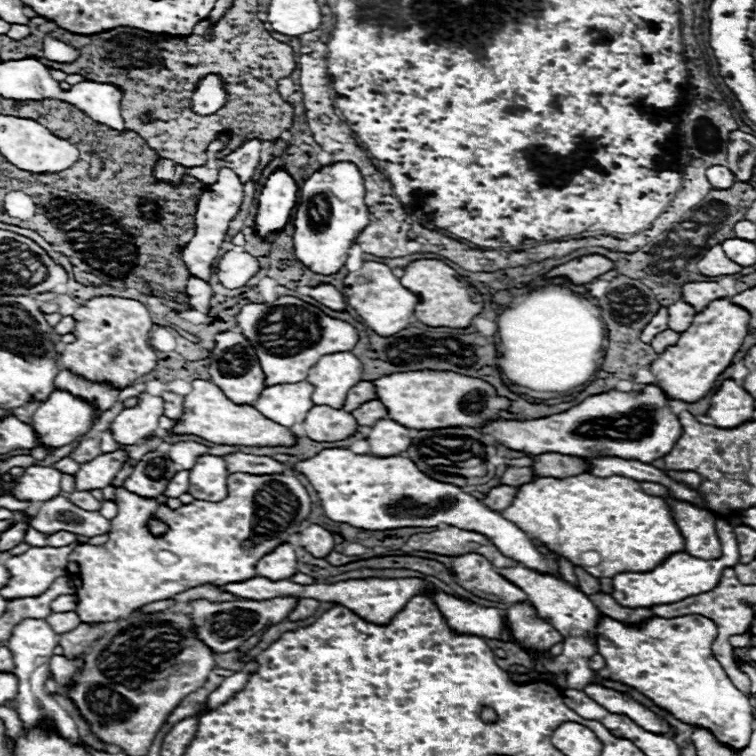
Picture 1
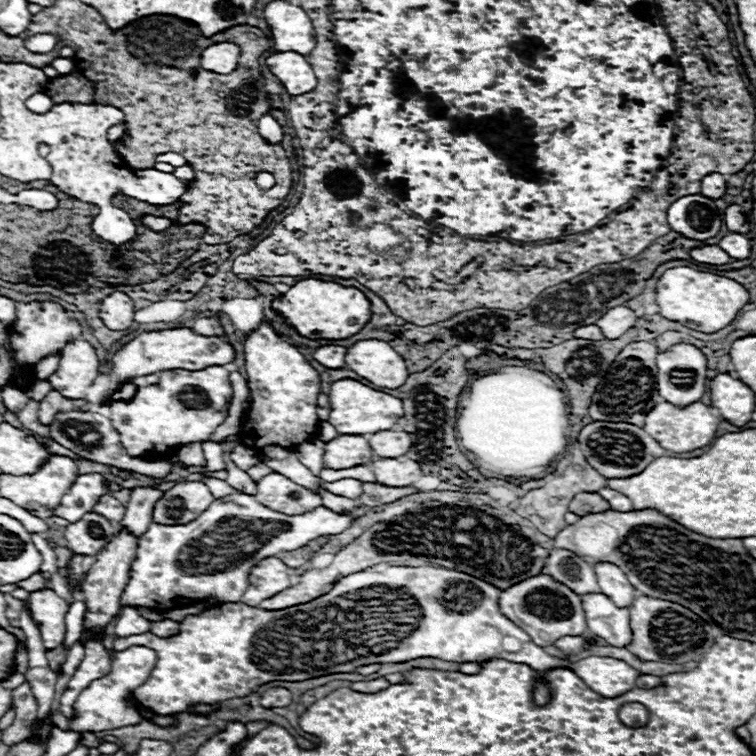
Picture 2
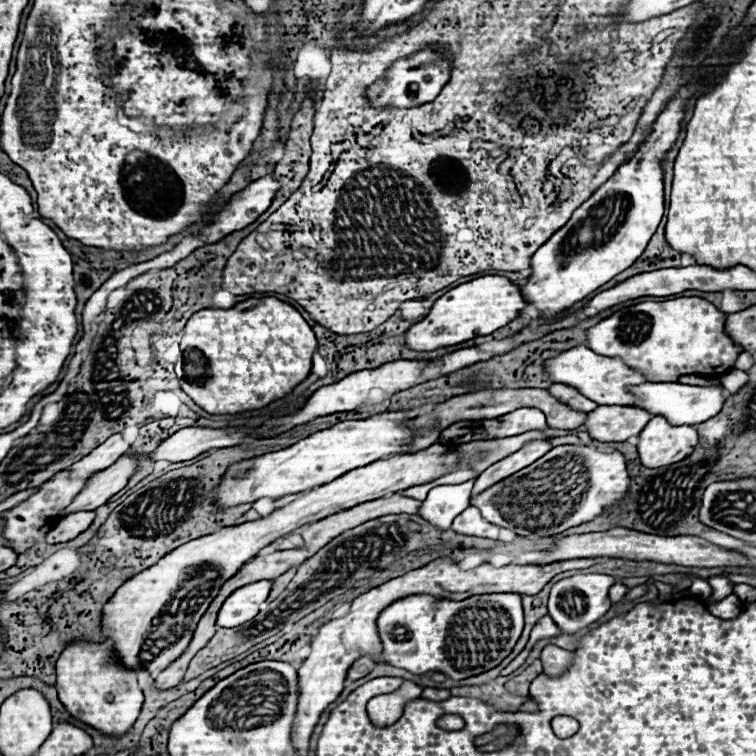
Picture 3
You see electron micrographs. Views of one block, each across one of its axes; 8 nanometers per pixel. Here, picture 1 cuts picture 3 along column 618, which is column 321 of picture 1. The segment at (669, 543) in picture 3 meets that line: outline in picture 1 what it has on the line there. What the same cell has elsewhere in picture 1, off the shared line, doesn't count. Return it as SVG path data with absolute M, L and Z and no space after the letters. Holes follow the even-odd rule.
M310 524L300 532L300 546L314 558L326 558L334 550L334 538L318 524Z

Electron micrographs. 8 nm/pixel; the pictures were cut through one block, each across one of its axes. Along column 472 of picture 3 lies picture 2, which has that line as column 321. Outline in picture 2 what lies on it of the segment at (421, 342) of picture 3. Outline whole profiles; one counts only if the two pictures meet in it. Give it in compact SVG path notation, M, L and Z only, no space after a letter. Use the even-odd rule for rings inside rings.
M306 278L294 284L286 294L282 294L278 300L274 300L272 308L288 322L292 324L302 336L318 340L344 340L352 334L358 334L368 320L372 318L370 312L370 300L354 286L342 286L336 282Z

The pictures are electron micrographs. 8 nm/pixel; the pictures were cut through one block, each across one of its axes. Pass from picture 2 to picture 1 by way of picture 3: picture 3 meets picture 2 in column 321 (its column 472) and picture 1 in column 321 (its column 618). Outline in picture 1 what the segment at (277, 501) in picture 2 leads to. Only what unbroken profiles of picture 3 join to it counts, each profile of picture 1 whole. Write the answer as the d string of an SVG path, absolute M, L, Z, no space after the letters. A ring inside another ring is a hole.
M344 448L324 450L312 460L304 460L296 466L322 500L326 516L334 522L348 522L364 530L392 530L414 526L456 526L460 530L472 530L484 534L504 556L516 558L522 566L540 574L558 576L558 562L544 554L514 522L498 512L486 508L480 500L460 492L460 488L428 478L416 468L410 458L404 456L358 456Z

